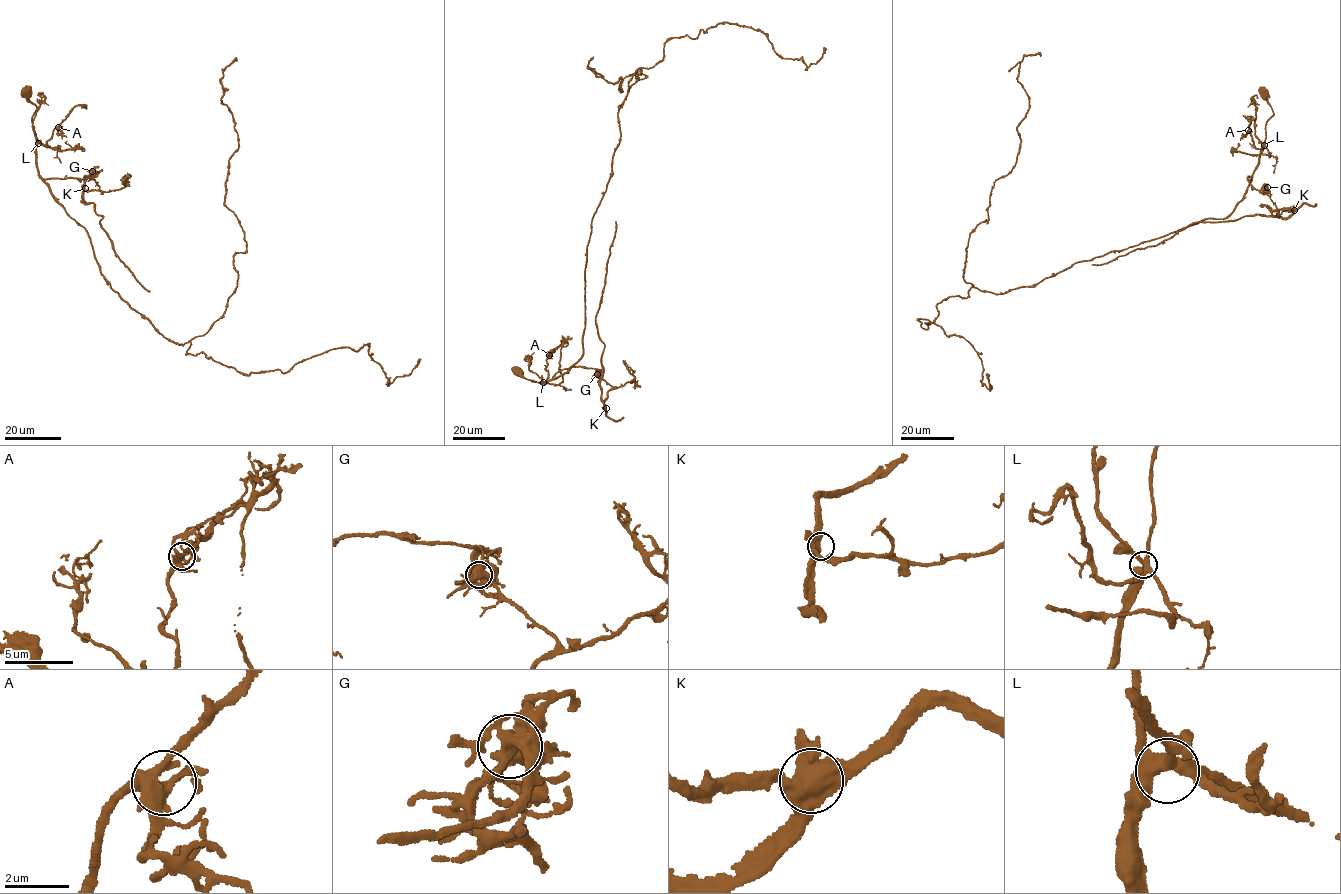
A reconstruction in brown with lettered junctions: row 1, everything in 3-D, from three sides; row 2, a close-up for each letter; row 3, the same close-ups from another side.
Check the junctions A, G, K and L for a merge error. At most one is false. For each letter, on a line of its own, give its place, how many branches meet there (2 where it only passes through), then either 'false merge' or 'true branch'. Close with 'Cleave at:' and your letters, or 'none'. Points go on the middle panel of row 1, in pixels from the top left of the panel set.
A: place (549, 355); branches 5; true branch
G: place (597, 374); branches 6; false merge
K: place (606, 408); branches 4; true branch
L: place (543, 382); branches 5; true branch
Cleave at: G

